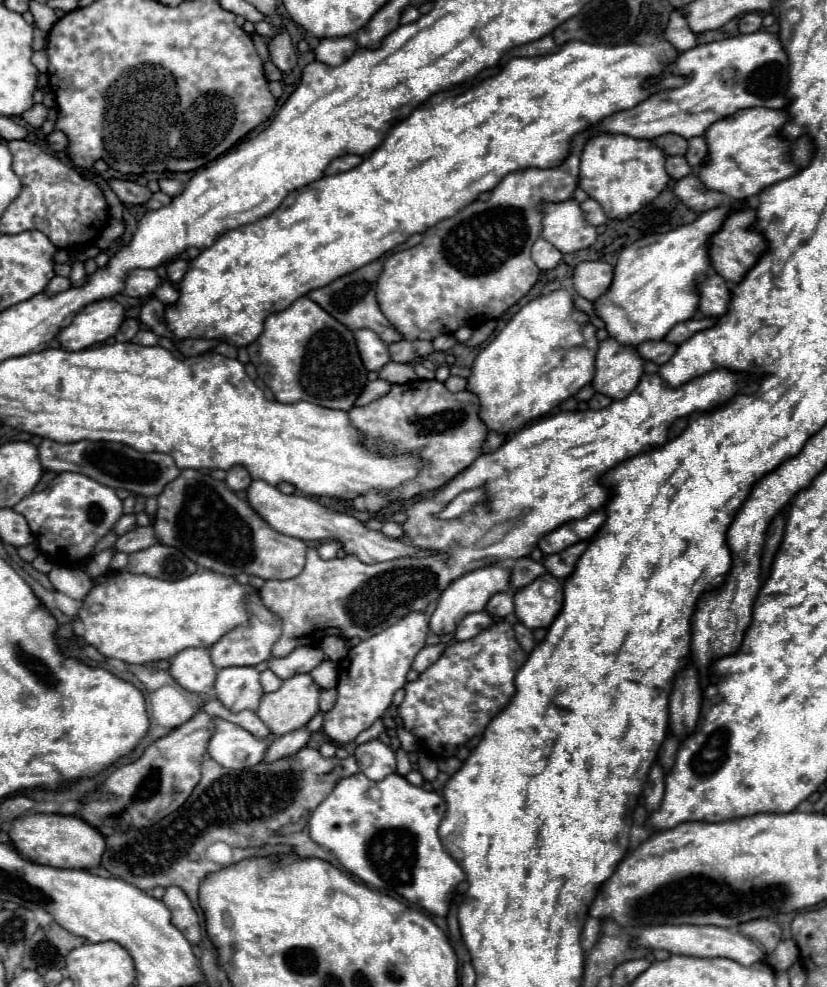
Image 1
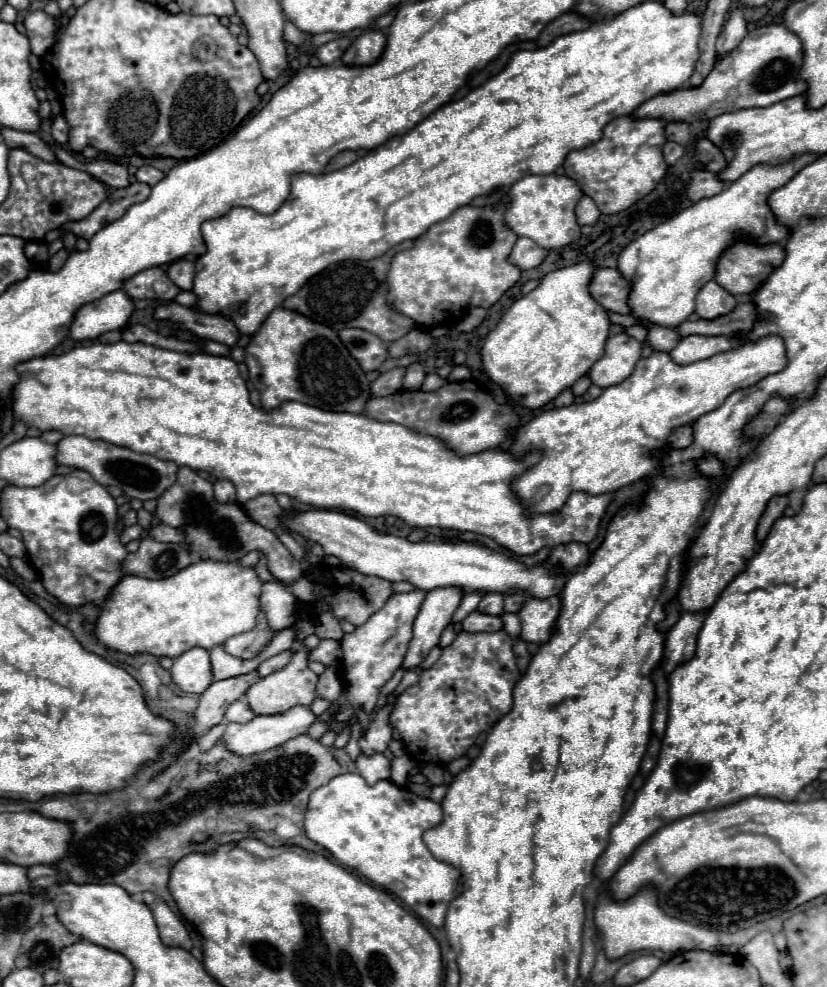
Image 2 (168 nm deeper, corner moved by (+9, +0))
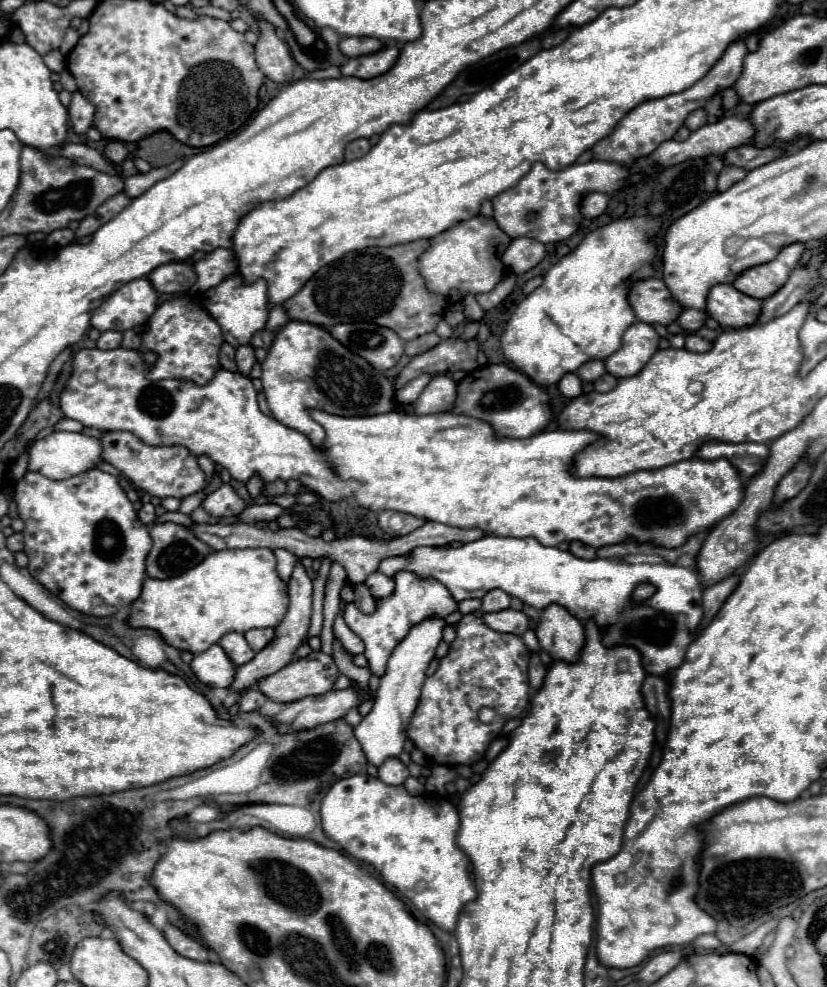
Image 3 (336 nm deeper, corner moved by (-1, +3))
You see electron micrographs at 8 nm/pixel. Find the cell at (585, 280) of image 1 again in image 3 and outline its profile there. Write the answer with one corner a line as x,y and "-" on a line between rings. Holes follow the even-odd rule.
648,278
632,284
628,296
638,320
646,324
662,324
668,326
678,320
682,314
682,306
670,296
670,290
660,278

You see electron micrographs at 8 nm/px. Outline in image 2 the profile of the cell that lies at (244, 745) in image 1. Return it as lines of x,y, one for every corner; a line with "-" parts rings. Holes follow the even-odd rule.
292,707
290,711
286,713
280,713
280,715
258,715
254,717
250,723
246,725
240,725
240,723
228,723
226,725
226,731
222,735
222,741
224,741
224,747
236,755
254,755
254,753
260,753
260,751
268,751
272,747
278,747
282,743
286,743
288,739
296,737
296,735
302,735
308,731
308,727
316,721
316,715
310,711
310,707

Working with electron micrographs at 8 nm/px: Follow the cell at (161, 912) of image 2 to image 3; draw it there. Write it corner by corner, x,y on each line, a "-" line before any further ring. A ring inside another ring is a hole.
166,924
164,926
164,938
168,940
168,944
180,954
180,956
186,956
190,960
198,960
198,962
208,962
208,950
196,942
194,938
186,936
182,930
178,930
176,926
172,924

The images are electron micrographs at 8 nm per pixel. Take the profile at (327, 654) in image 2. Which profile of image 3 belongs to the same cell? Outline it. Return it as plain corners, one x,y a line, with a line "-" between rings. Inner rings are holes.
338,614
336,620
334,620
334,636
344,644
344,648
346,648
350,654
362,654
362,652
364,652
362,640
346,626
346,622
342,620
342,614

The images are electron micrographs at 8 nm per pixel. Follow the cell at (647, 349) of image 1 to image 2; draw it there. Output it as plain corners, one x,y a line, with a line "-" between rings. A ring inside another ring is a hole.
650,327
648,329
648,339
646,343
654,349
654,351
664,351
670,353
678,341
676,341
676,331
668,329
668,327

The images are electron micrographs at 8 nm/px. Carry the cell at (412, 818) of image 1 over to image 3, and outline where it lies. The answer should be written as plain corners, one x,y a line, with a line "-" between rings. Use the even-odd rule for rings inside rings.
350,776
338,780
328,790
326,798
322,800
320,816
326,836
336,840
346,854
374,866
382,880
406,896
426,920
446,932
454,932
458,914
466,902
476,898
476,888
468,876
468,856
456,846
460,818
448,800
436,804
426,796
408,794
404,786
388,786
370,776

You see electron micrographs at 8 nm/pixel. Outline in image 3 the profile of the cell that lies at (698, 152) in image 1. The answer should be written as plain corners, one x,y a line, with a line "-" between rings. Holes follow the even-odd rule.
740,146
740,148
734,148
734,150
726,152
724,164
734,164
734,166
740,166
744,170
754,170
754,168
758,168
762,164
768,164
770,160
776,160
784,154
786,154
786,150
774,148
774,146
768,146
768,148

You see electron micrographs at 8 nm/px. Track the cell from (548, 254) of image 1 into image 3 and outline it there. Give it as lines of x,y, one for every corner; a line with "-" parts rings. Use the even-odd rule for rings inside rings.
514,238
502,254
504,266
514,274
532,270
544,258
544,244
532,238

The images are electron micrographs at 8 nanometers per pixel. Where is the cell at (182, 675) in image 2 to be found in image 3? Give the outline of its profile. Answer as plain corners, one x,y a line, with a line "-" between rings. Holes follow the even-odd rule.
212,644
206,652
196,654
190,666
198,680
212,688
228,688
236,676
236,666
220,644

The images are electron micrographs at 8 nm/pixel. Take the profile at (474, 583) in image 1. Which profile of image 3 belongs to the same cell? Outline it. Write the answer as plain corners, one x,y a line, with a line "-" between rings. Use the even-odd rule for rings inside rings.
428,618
414,626
410,634
394,648
386,672
380,678
380,688
376,690
376,702
374,708
364,716
364,720
354,728
354,736
362,744
362,750
368,758
370,764
376,768
382,766
388,758
398,758
398,754
404,748
404,742
407,738
406,728
408,722
416,710
420,690
426,678
426,668
430,660
434,658
434,650
438,642
442,640
442,630
444,630
444,620
440,618

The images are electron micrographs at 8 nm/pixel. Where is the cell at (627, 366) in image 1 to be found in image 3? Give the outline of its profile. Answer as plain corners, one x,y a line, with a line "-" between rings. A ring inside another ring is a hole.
634,322
622,338
622,346
618,352
604,360
606,370
616,378
626,378
638,374
644,364
652,358
658,350
660,336
656,334
654,326
646,322

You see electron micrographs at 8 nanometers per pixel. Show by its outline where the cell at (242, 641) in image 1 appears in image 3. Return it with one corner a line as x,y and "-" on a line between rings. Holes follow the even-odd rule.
260,628
260,630
248,630
246,634
248,644
252,646
252,650
262,650
272,638
274,638
274,628

